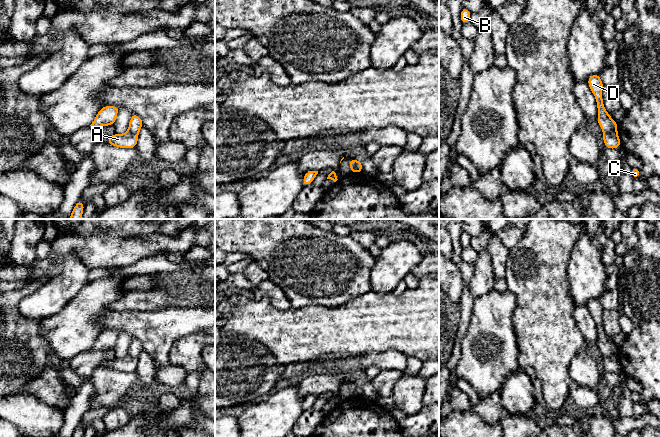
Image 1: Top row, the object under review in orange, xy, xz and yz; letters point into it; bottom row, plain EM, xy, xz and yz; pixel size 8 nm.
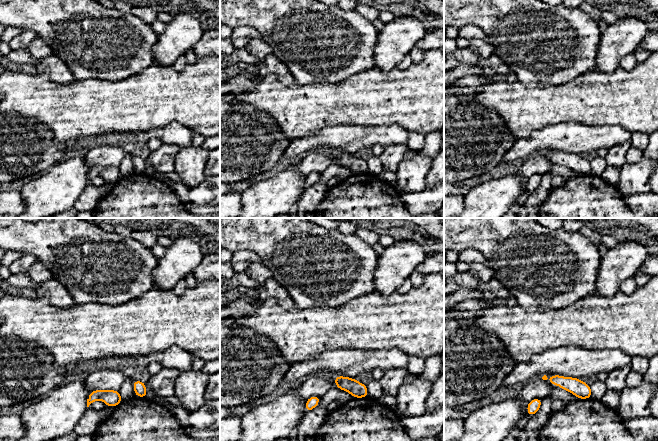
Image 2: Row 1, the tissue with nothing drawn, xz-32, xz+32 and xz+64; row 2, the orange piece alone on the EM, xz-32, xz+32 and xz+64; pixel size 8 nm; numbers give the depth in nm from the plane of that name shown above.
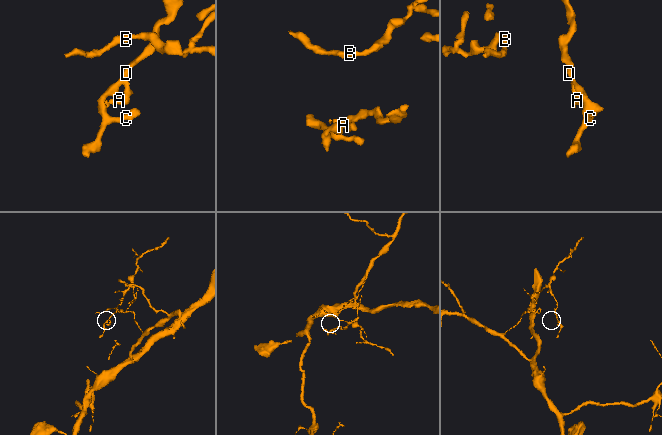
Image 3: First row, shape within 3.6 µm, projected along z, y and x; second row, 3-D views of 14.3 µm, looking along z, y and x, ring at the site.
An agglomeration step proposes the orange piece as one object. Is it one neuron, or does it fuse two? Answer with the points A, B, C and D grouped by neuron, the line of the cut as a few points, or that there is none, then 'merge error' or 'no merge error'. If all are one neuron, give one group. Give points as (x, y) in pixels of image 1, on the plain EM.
A / B C D | yz (616, 354), (604, 356) | merge error

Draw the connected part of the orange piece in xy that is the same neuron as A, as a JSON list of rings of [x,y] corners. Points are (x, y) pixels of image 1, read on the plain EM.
[[[127,355],[126,357],[121,359],[115,357],[114,359],[111,359],[107,362],[107,368],[119,372],[132,373],[136,372],[138,362],[138,357],[132,357],[130,355]]]

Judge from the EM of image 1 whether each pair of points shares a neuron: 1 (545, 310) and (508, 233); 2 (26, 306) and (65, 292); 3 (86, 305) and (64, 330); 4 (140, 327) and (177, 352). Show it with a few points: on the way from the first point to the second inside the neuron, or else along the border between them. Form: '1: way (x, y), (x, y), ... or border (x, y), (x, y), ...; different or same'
1: border (526, 229), (523, 236), (509, 250); different
2: way (36, 306), (42, 304), (55, 294); same
3: way (83, 311), (70, 324); same
4: border (190, 334), (173, 343), (170, 364); different

